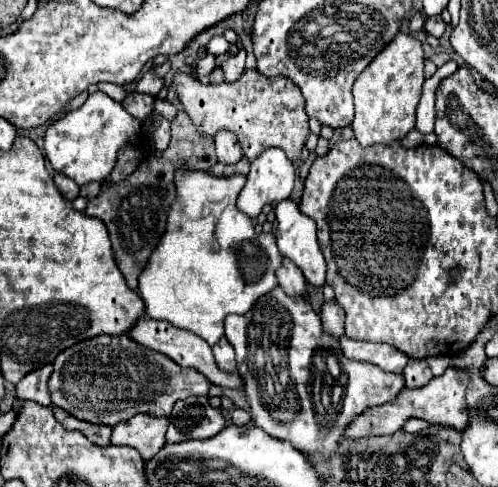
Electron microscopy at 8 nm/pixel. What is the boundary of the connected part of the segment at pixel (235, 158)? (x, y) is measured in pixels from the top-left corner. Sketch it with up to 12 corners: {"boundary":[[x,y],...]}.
{"boundary":[[220,132],[216,156],[222,164],[236,164],[242,158],[232,132]]}

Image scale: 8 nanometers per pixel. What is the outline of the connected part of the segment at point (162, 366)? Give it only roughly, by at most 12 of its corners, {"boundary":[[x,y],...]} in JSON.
{"boundary":[[128,334],[66,348],[52,404],[116,426],[210,382]]}

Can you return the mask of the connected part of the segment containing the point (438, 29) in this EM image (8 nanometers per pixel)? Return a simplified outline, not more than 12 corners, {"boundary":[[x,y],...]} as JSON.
{"boundary":[[440,16],[426,20],[426,32],[442,38],[446,24]]}

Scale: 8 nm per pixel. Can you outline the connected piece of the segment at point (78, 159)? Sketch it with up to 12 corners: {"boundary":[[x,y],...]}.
{"boundary":[[104,92],[50,122],[44,150],[76,184],[110,176],[140,122]]}

